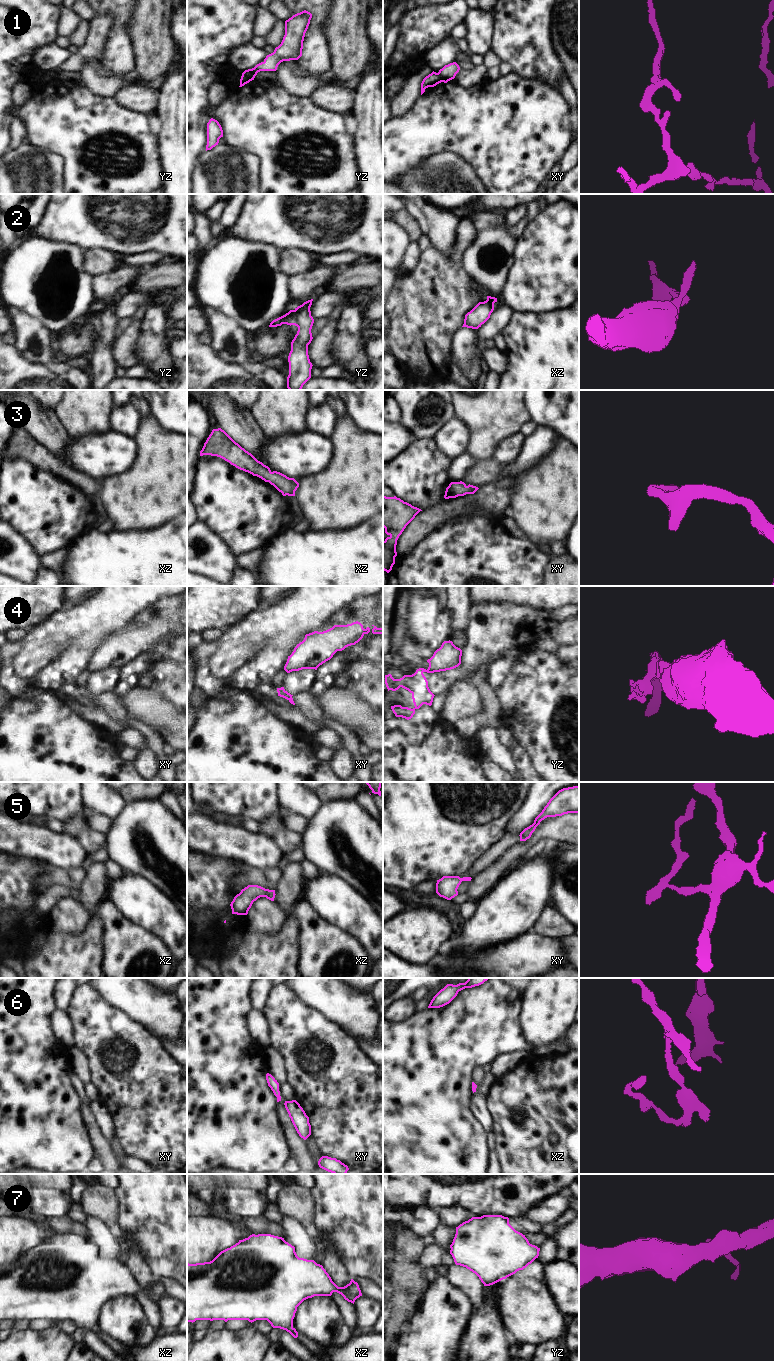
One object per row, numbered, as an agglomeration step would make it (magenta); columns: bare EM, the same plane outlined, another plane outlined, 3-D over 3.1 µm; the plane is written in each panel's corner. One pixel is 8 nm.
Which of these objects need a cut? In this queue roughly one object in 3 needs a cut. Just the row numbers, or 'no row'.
1, 2, 4

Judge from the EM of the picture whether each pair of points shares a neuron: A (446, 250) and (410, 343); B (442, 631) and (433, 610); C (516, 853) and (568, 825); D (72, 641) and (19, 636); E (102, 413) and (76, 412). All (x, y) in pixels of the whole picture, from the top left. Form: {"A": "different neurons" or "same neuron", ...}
{"A": "different neurons", "B": "different neurons", "C": "same neuron", "D": "different neurons", "E": "same neuron"}

